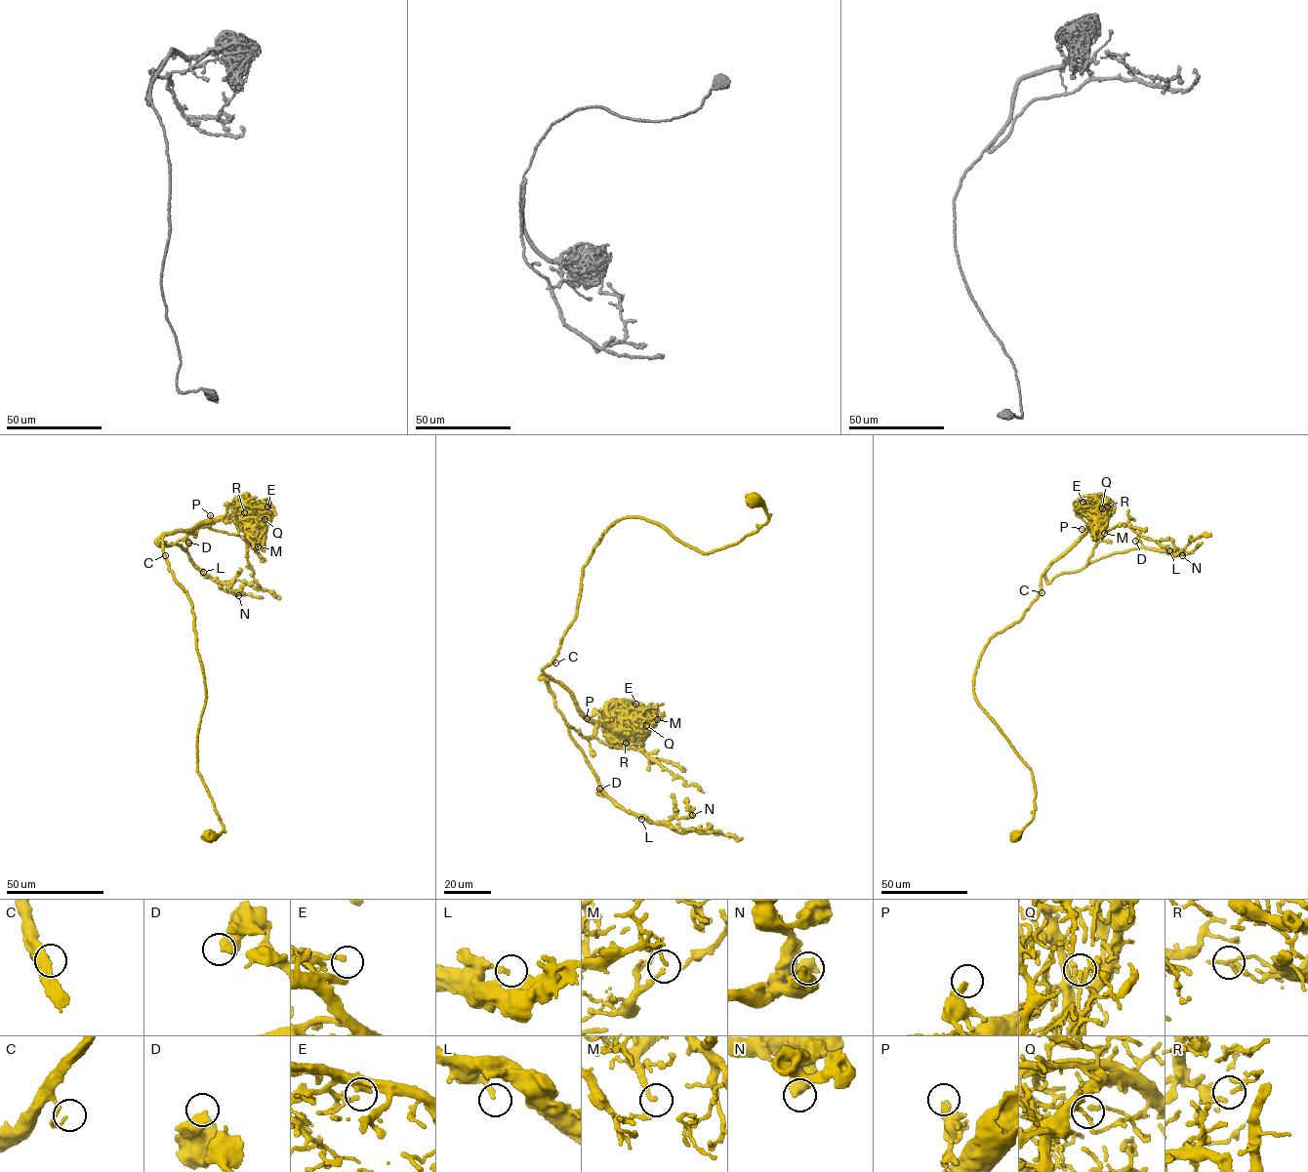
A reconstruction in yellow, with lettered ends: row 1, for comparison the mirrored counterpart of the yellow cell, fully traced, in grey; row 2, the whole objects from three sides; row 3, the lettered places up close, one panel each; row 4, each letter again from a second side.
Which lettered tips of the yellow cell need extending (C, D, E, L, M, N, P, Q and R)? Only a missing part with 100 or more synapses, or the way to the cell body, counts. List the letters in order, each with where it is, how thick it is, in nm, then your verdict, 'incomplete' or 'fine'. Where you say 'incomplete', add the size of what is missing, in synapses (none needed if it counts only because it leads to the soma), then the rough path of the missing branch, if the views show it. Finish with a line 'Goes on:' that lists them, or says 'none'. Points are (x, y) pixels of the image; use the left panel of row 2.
C: at (165, 555); 100 nm thick; fine
D: at (188, 543); 550 nm thick; fine
E: at (267, 506); 200 nm thick; incomplete; about 120 synapses
L: at (203, 572); 200 nm thick; fine
M: at (258, 546); 130 nm thick; fine
N: at (238, 595); 550 nm thick; fine
P: at (210, 515); 400 nm thick; fine
Q: at (265, 519); 130 nm thick; fine
R: at (244, 512); 100 nm thick; fine
Goes on: E

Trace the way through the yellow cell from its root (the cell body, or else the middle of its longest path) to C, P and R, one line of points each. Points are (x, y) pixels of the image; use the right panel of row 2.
C: (1015, 837), (1032, 820), (1035, 809), (1032, 770), (978, 704), (974, 673), (988, 641), (1019, 620), (1042, 592)
P: (1015, 837), (1035, 809), (1032, 770), (978, 704), (974, 673), (986, 644), (1019, 620), (1082, 529)
R: (1015, 837), (1035, 809), (1032, 770), (978, 704), (974, 673), (1107, 506)

